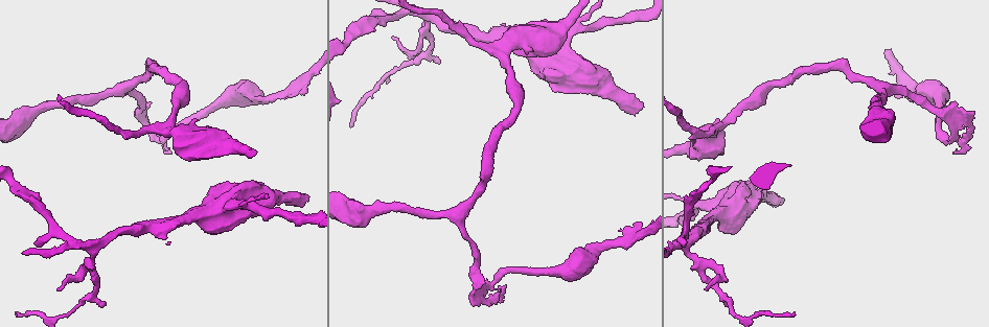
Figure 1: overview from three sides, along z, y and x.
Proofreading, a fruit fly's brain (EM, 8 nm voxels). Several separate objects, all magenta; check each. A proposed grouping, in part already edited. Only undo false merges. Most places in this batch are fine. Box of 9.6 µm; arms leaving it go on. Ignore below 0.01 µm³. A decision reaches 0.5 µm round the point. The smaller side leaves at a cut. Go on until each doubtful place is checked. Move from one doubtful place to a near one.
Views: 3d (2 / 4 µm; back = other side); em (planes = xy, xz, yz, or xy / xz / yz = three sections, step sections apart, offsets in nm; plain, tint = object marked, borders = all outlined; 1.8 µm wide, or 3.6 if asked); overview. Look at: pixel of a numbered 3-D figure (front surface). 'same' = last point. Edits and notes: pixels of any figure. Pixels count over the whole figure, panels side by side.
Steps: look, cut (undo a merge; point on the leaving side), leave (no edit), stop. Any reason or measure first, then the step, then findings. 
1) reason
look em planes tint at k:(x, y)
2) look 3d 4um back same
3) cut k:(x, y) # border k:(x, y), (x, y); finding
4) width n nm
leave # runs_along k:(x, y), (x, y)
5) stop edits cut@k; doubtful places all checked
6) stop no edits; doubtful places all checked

arms part here
look em xy step 16 plain at 1:(58, 229)

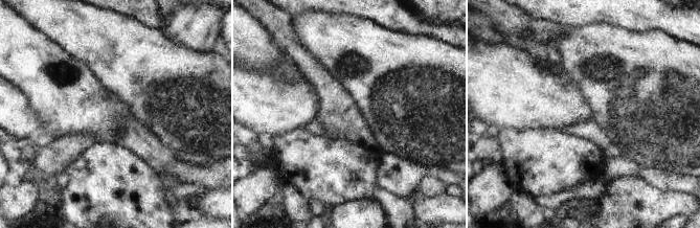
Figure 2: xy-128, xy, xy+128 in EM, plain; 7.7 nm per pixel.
with the object marked
look em xy step 16 tint same

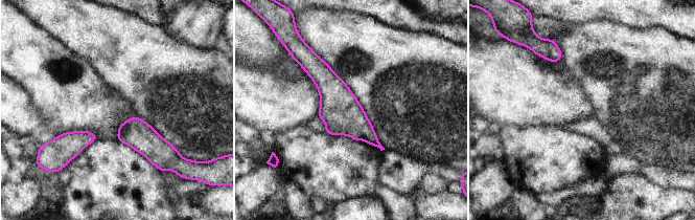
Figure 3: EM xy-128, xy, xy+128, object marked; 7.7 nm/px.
leave # runs_along 3:(311, 61), (339, 106), (376, 144); all the same cell

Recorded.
four-way junction
look em planes tint at 1:(434, 17)

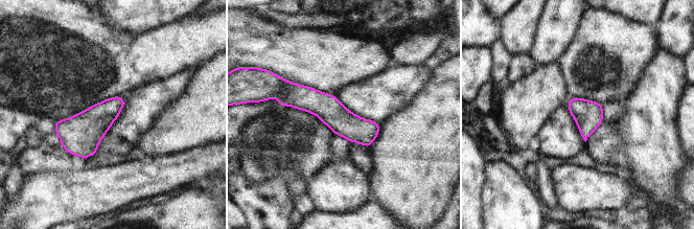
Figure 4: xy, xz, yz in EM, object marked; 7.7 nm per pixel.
leave # runs_along 4:(282, 101), (376, 131); continuous, no second cell

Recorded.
abrupt turn
look em planes borders at 1:(78, 277)

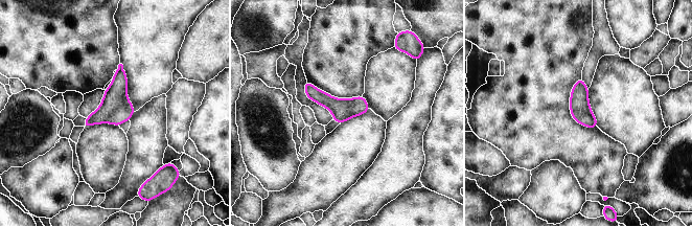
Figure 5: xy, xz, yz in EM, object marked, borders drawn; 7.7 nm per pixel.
leave # runs_along 5:(306, 85), (338, 107), (366, 108); one cell here

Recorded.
two arms in line, one across
look 3d 2um at 1:(696, 205)

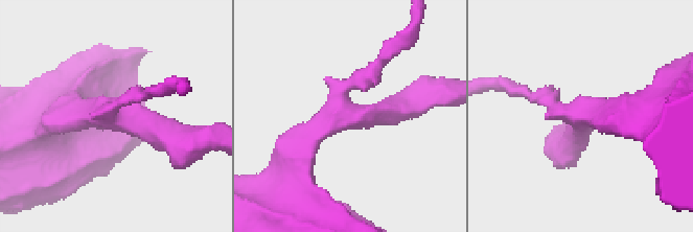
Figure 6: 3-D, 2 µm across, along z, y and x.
now the EM
look em yz step 4 tint at 6:(342, 115)

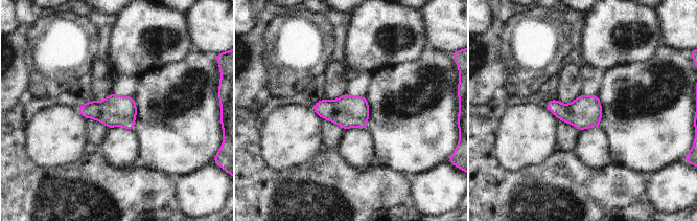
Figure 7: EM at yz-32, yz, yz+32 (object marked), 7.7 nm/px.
another direction
look em planes tint same

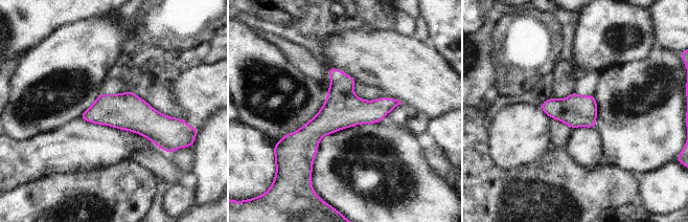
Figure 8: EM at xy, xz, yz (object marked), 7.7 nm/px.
leave # runs_along 8:(396, 102), (340, 111), (292, 142); continuous, no second cell

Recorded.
calibre changes
look 3d 4um at 1:(708, 127)

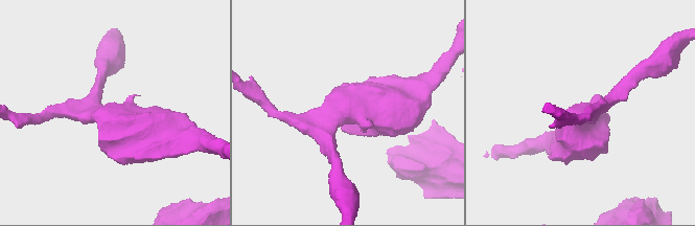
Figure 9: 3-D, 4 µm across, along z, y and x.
now the EM
look em 3.6um planes tint at 9:(112, 114)

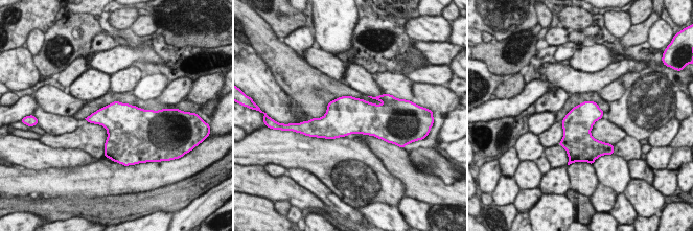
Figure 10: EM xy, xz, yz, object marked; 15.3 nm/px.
leave # continuous, no second cell

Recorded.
abrupt turn
look em xy step 8 tint at 1:(963, 140)

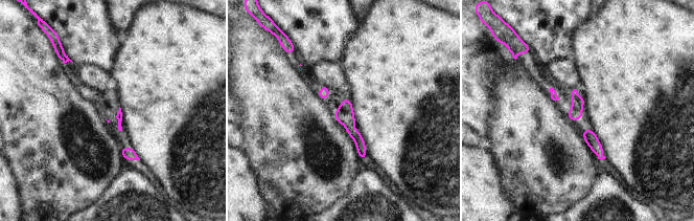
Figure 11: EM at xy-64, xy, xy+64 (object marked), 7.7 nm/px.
width 50 nm
leave # runs_along 11:(344, 102), (363, 157); continuous, no second cell

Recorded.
stop no edits; doubtful places all checked

